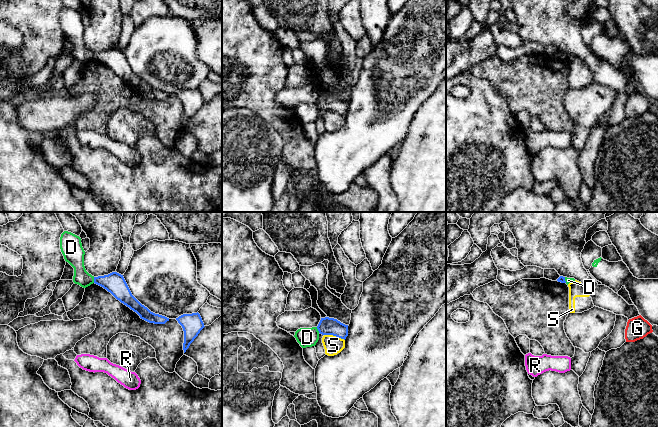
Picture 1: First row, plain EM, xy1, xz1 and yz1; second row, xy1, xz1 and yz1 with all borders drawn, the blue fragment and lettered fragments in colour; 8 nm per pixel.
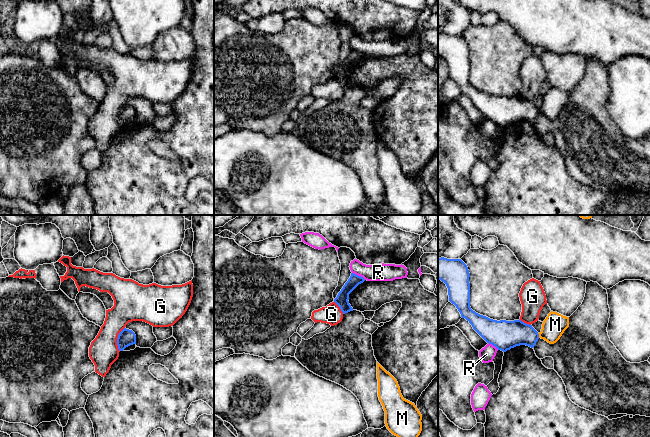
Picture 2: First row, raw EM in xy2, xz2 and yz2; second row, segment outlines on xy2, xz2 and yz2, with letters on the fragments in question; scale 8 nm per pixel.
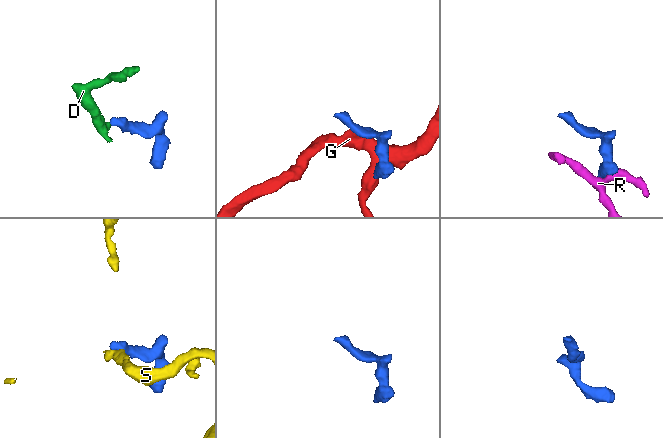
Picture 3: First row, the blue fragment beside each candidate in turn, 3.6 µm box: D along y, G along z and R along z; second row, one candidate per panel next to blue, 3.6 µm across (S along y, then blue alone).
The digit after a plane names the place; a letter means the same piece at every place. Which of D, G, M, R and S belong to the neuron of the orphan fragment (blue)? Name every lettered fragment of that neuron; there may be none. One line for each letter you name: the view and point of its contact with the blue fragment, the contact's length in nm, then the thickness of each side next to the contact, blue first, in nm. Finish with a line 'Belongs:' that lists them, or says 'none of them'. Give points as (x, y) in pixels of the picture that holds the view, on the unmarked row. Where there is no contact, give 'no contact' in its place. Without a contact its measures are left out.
M: meets blue in yz2 at (538, 111); contact 40 nm long; 220 nm thick on the blue side, 180 nm on the other
Belongs: M

